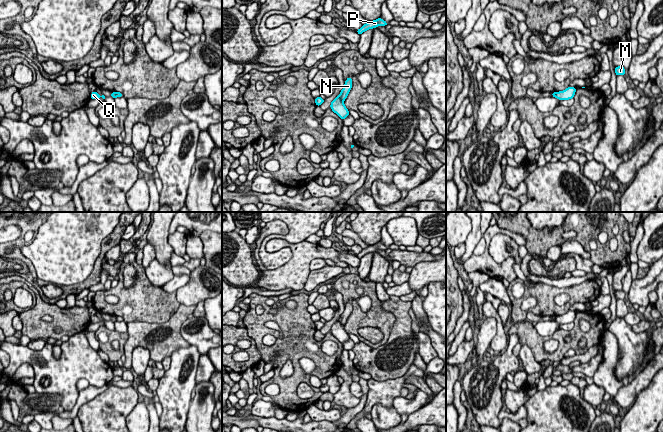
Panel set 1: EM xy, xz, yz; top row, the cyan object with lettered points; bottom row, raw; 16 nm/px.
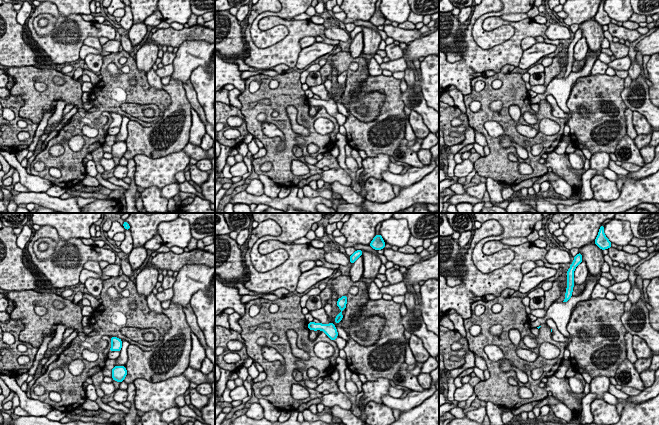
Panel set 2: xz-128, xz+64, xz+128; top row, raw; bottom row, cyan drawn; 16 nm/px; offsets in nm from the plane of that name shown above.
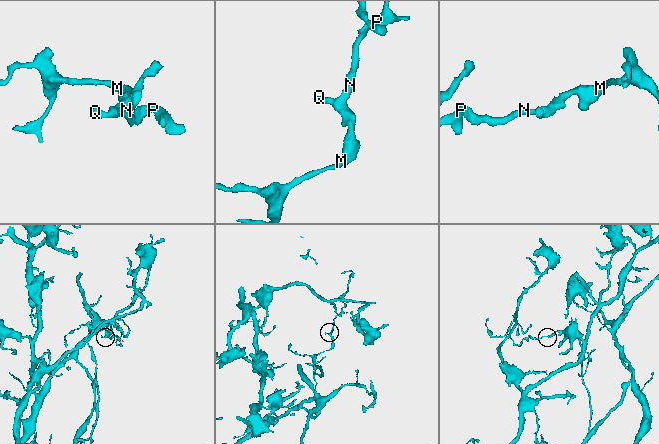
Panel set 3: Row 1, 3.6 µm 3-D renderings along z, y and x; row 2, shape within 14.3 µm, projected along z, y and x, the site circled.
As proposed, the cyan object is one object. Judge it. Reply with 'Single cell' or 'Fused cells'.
Fused cells

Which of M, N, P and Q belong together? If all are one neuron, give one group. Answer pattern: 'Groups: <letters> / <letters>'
Groups: M Q / N P

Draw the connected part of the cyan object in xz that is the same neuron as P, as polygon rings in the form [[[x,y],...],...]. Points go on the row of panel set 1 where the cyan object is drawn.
[[[378,18],[375,21],[369,21],[367,24],[362,25],[362,27],[359,30],[356,30],[356,32],[361,35],[364,31],[371,29],[371,28],[377,28],[378,25],[386,26],[389,23],[385,22],[382,18]]]

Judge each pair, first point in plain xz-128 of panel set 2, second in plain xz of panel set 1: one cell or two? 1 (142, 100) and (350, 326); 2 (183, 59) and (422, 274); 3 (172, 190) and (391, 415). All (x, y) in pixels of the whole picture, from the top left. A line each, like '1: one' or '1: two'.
1: one
2: one
3: two

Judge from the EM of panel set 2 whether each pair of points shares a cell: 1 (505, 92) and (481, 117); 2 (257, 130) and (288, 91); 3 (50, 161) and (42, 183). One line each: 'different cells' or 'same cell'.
1: same cell
2: same cell
3: different cells

